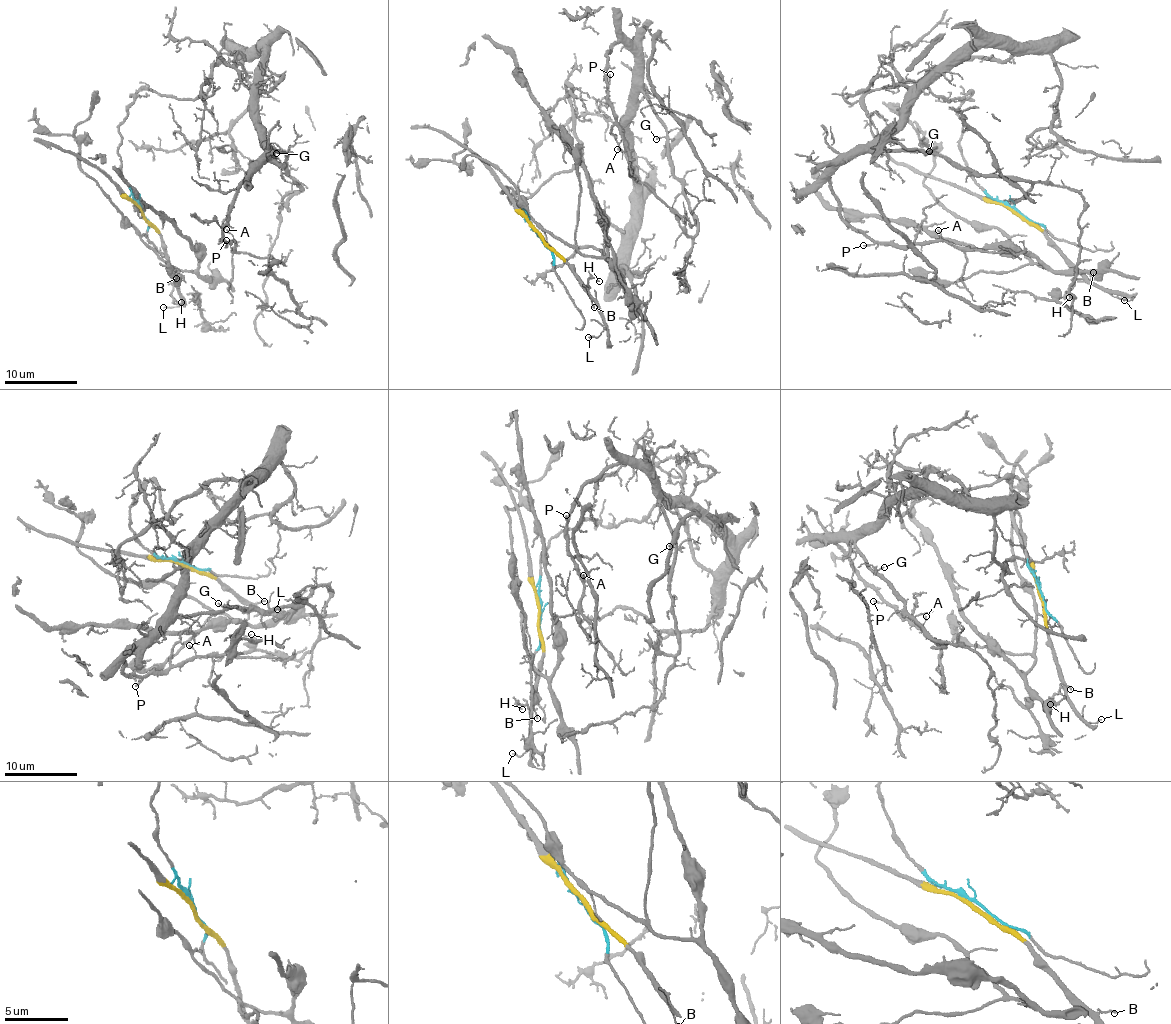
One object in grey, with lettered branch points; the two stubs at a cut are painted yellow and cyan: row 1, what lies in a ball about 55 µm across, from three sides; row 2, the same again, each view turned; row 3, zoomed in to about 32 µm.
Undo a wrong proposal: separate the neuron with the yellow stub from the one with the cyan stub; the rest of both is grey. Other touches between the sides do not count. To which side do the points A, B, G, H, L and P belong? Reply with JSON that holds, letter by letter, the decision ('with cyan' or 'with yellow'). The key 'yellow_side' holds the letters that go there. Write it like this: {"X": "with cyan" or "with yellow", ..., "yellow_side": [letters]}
{"A": "with cyan", "B": "with yellow", "G": "with cyan", "H": "with yellow", "L": "with yellow", "P": "with cyan", "yellow_side": ["B", "H", "L"]}

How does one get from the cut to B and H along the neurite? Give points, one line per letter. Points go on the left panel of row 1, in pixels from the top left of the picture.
B: (141, 210), (160, 237), (176, 278)
H: (141, 210), (160, 237), (166, 269), (174, 281), (172, 300), (176, 304), (181, 302)

